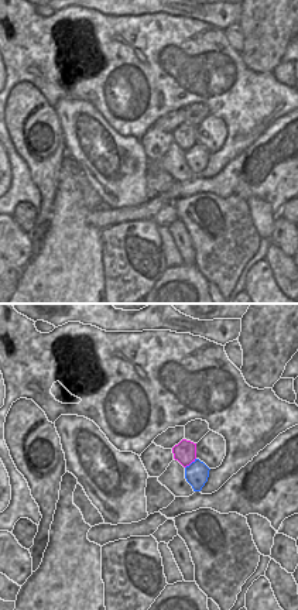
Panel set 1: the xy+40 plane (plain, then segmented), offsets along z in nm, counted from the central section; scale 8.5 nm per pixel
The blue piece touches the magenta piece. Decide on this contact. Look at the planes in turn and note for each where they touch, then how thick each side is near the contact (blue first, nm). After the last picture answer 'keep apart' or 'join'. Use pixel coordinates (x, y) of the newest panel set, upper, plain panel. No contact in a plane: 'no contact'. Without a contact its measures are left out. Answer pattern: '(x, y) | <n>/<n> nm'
(191, 147) | 200/190 nm

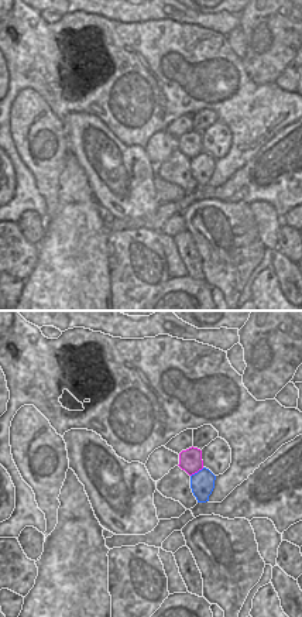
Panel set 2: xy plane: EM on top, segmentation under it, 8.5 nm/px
(198, 156) | 220/190 nm

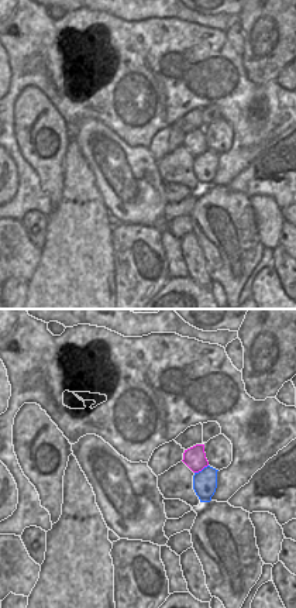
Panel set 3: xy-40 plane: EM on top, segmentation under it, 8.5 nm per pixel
(202, 154) | 220/190 nm

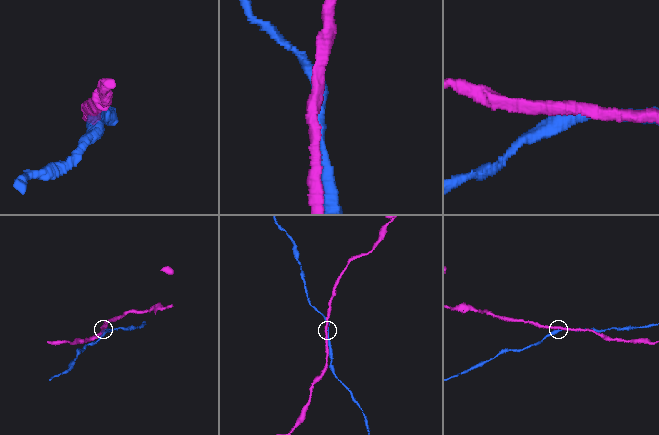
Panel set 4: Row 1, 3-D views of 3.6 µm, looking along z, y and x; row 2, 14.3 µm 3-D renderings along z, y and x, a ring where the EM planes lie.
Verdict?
keep apart

